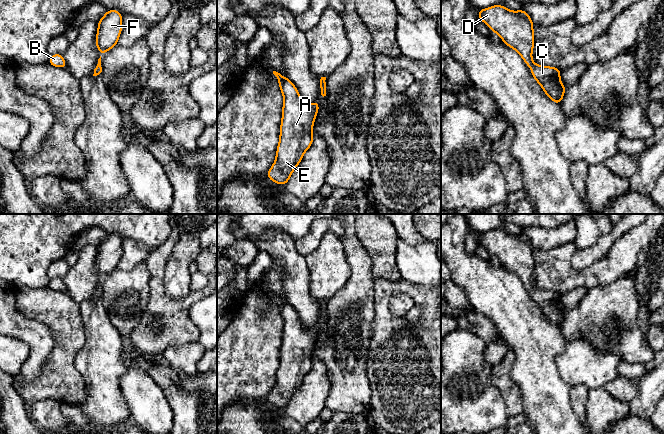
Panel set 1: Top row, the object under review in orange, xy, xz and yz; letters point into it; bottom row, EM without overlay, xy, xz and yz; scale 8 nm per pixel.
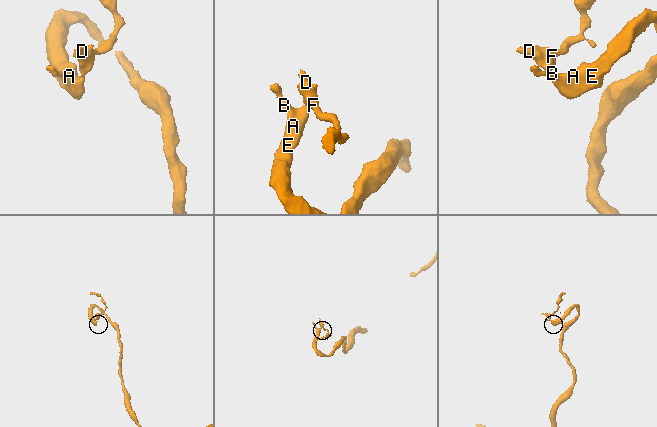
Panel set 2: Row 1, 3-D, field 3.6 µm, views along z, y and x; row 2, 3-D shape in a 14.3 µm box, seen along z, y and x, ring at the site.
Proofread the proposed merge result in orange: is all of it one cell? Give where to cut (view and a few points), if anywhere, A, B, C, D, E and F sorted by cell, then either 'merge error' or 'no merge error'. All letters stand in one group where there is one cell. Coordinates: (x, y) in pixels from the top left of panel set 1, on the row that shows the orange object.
no cut | A B C D E F | no merge error

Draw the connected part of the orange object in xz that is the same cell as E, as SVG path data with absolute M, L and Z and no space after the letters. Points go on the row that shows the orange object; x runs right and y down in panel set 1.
M273 71L273 74L279 81L284 103L276 160L266 174L274 183L285 185L306 150L312 145L312 126L320 102L305 104L297 88L288 78L276 71Z

